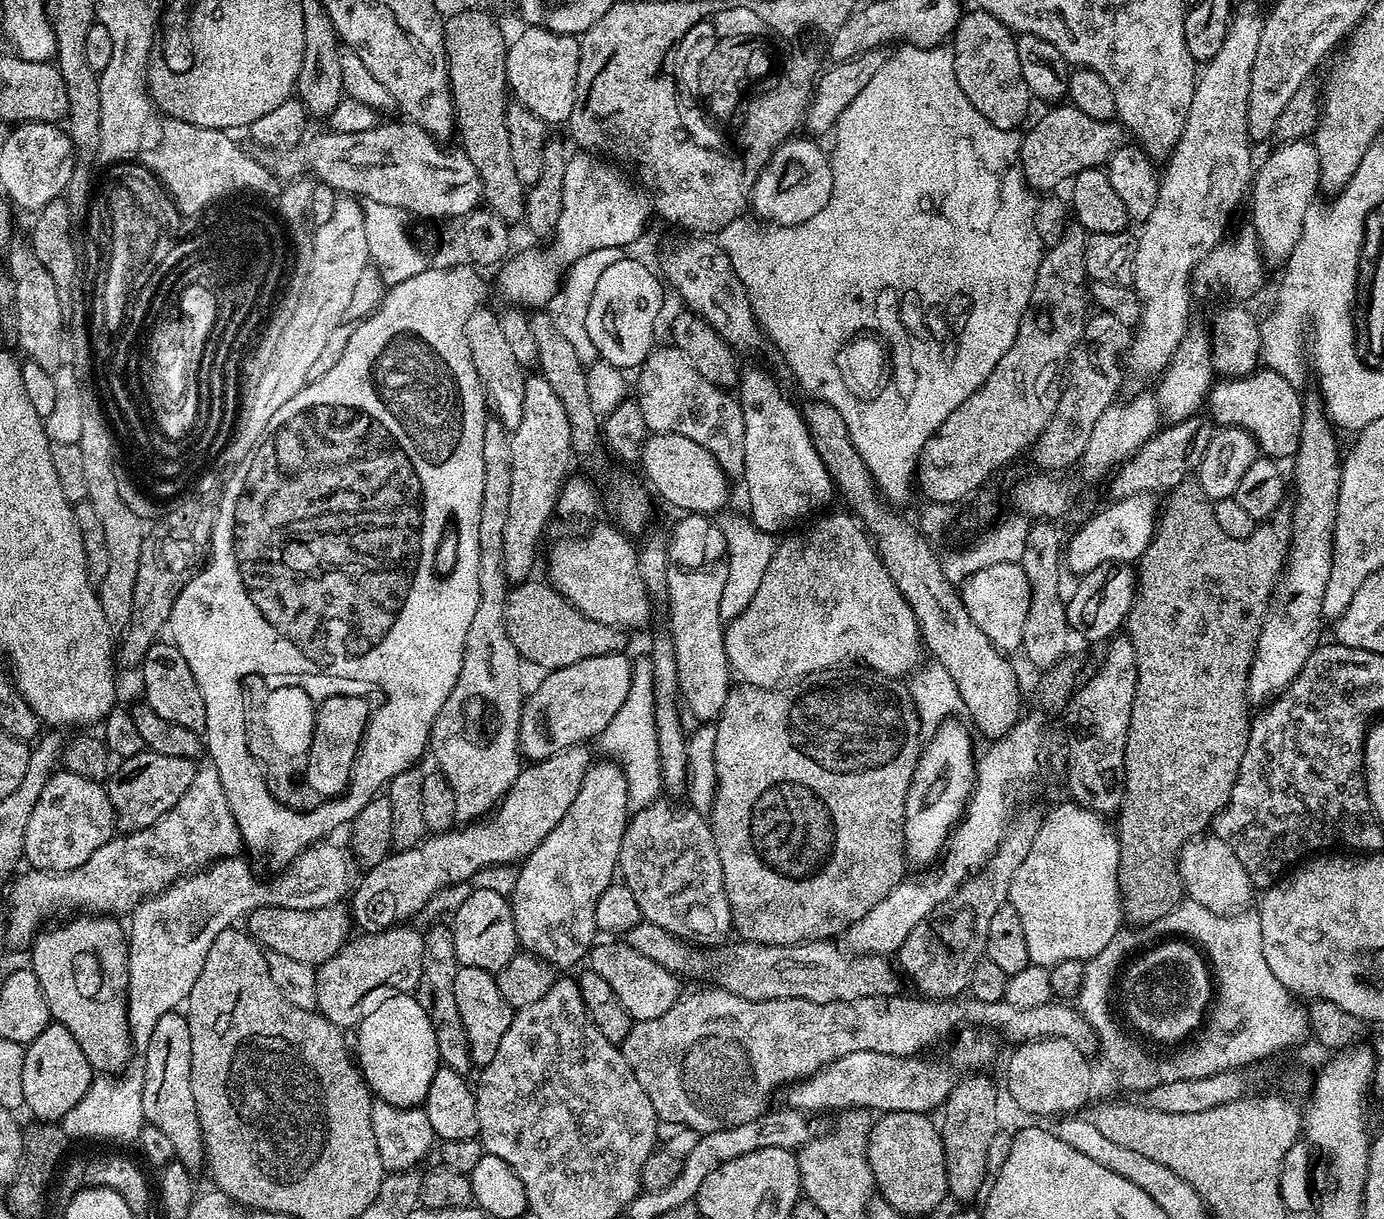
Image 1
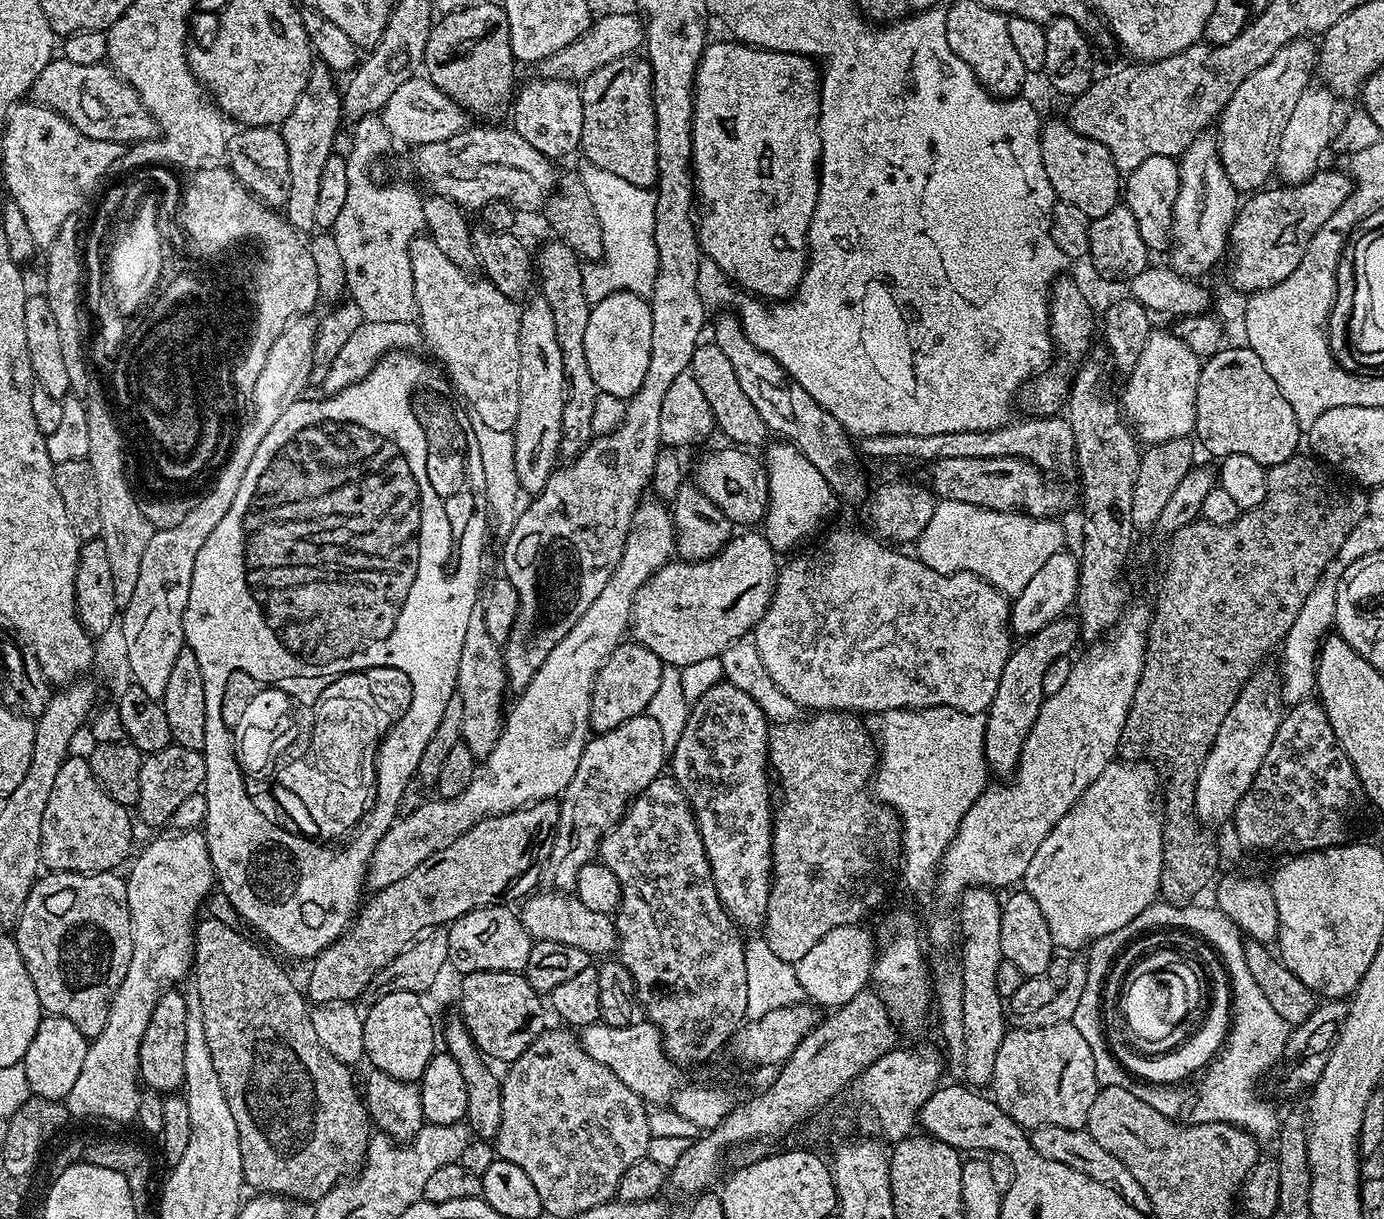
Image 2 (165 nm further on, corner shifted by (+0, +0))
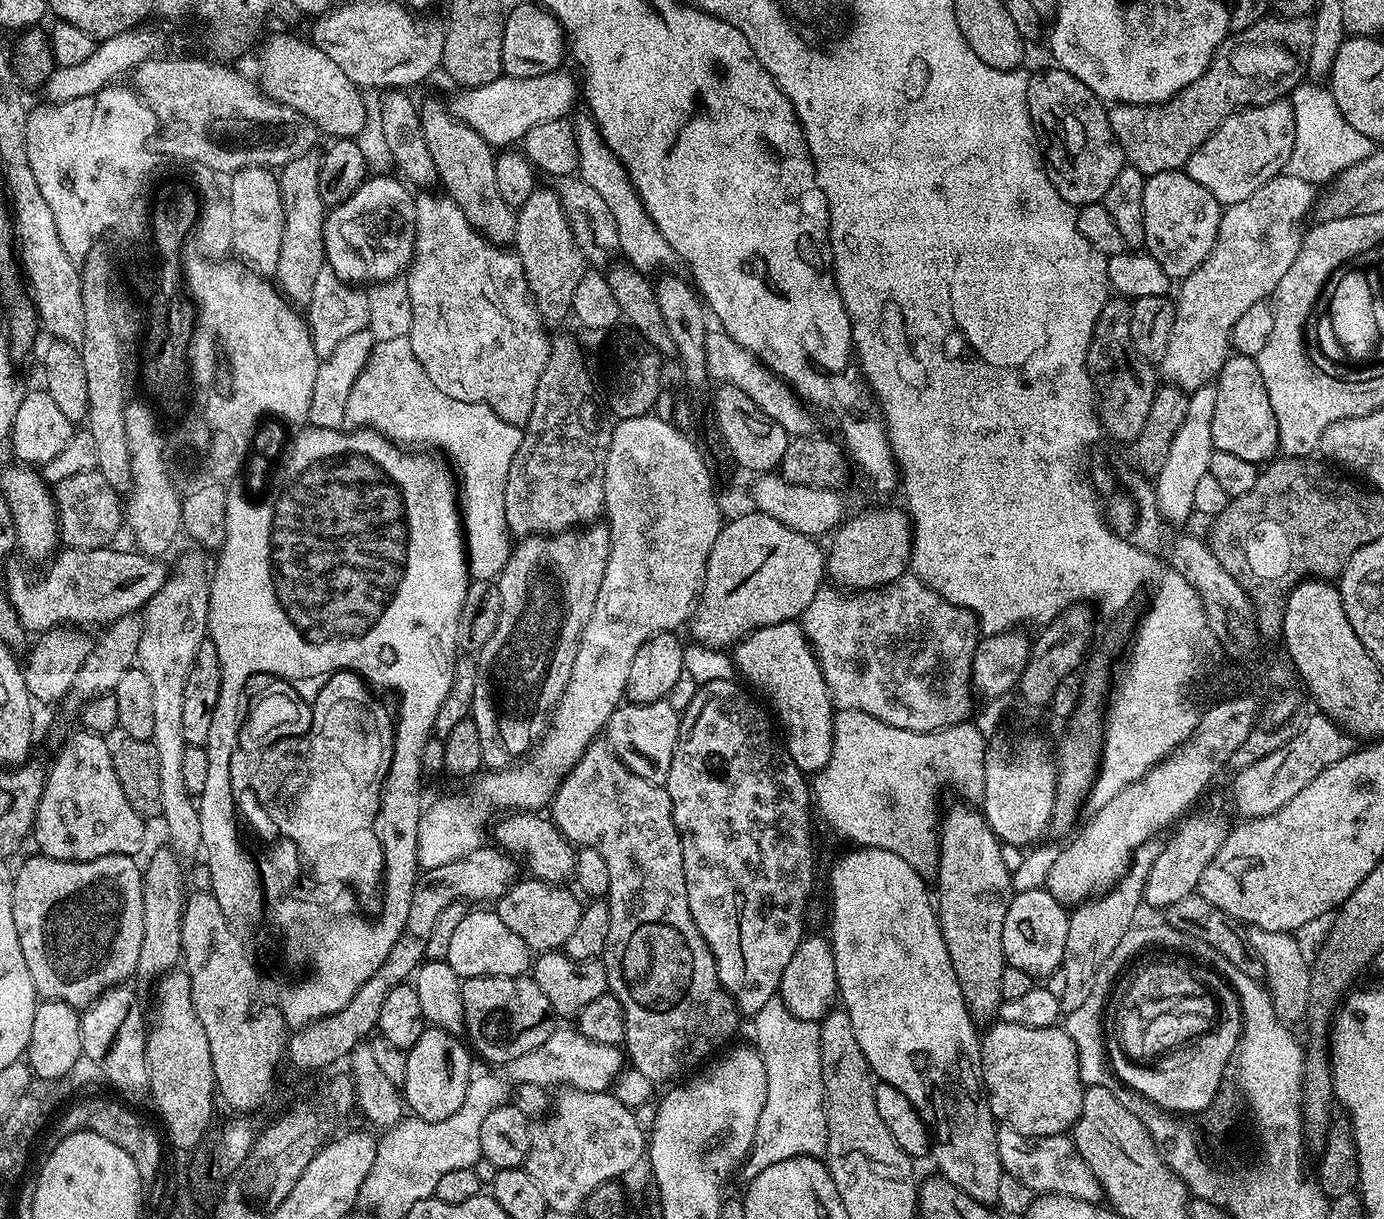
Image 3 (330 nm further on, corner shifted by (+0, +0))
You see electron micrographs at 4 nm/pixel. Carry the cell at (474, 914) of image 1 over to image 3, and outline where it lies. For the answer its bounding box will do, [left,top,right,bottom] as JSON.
[447,910,530,978]

